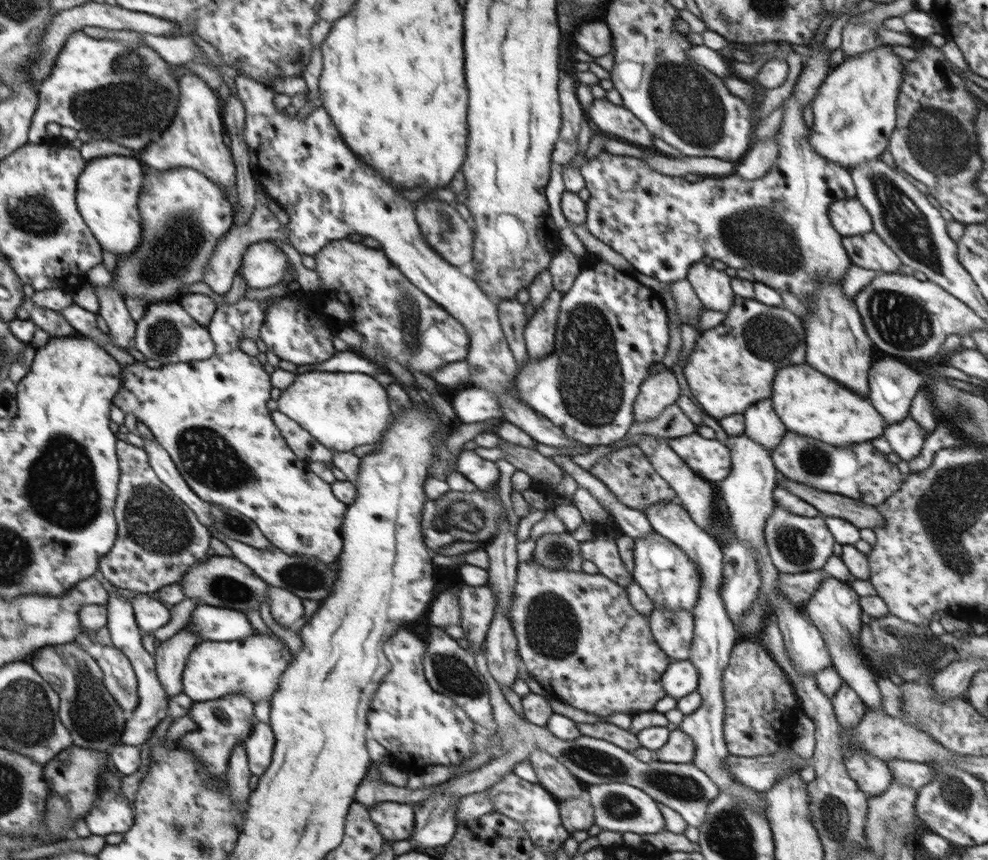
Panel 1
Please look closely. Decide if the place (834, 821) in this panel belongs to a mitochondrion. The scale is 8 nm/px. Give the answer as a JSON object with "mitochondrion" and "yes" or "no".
{"mitochondrion":"yes"}

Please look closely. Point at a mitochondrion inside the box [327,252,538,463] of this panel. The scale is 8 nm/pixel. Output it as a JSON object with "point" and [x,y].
{"point":[406,302]}

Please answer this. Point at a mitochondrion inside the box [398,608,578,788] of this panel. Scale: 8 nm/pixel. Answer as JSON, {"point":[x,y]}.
{"point":[453,673]}

